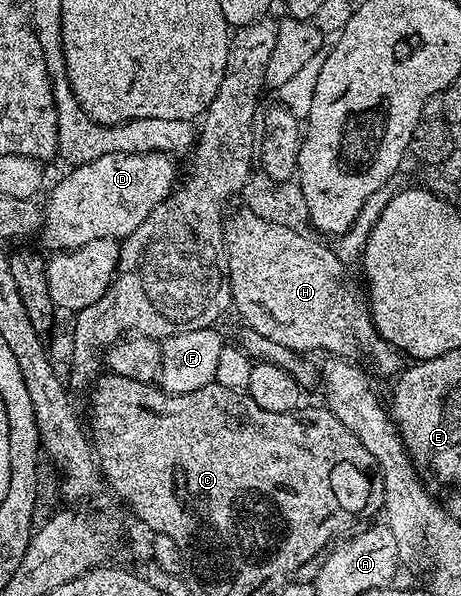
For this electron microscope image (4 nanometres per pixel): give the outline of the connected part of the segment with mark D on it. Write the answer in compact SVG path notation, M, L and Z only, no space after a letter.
M113 154L102 156L100 160L92 160L86 166L75 166L54 186L50 199L44 202L44 221L40 231L40 239L47 246L47 251L61 252L75 250L84 244L92 244L92 240L117 238L125 240L175 189L175 159L168 154Z

